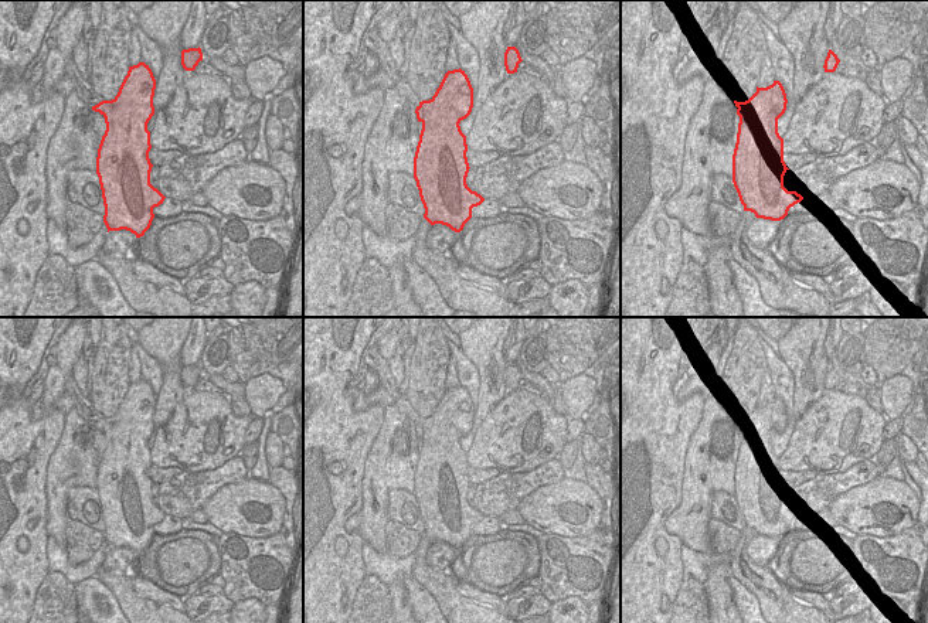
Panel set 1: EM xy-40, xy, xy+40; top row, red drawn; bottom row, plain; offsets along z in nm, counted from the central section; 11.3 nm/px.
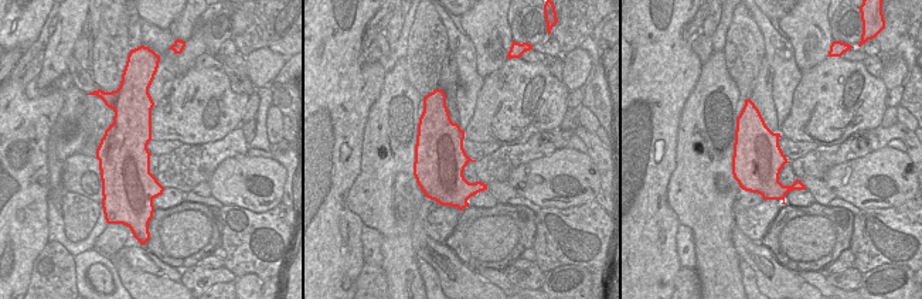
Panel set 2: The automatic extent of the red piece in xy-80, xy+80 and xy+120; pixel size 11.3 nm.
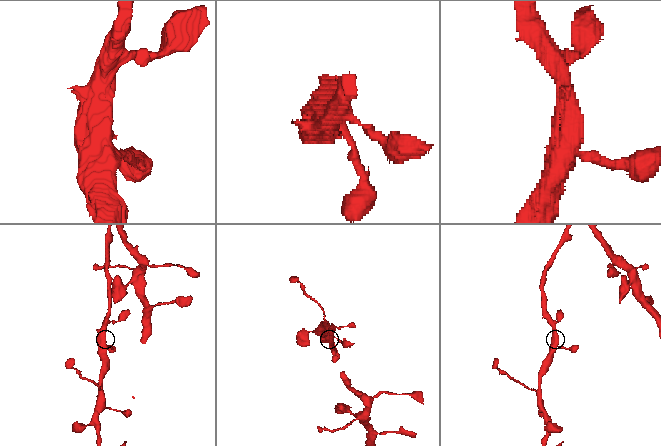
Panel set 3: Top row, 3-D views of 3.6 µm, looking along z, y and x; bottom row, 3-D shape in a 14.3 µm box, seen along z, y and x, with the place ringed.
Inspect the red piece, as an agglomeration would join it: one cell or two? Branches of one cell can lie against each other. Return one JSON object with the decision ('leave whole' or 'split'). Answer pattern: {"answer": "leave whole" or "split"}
{"answer": "leave whole"}

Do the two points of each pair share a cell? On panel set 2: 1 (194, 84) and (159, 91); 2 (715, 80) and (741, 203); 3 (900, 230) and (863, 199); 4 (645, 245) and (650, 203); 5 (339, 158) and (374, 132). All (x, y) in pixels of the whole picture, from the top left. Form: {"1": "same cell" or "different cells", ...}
{"1": "different cells", "2": "different cells", "3": "different cells", "4": "same cell", "5": "different cells"}

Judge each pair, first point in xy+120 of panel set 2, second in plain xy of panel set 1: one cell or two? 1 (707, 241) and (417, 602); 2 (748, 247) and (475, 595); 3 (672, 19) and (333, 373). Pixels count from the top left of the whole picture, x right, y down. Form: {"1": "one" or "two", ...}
{"1": "two", "2": "two", "3": "one"}

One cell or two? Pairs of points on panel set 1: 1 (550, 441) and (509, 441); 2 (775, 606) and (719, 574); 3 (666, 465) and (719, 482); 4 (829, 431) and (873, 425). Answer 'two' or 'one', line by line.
1: one
2: two
3: two
4: one

